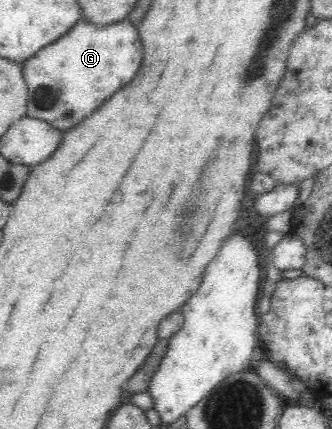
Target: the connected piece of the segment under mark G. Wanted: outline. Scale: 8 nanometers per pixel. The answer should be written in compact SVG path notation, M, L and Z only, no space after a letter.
M84 19L78 20L58 42L38 50L22 64L22 72L27 86L26 115L40 119L61 131L74 128L86 116L90 116L104 100L108 100L114 92L118 92L124 84L128 84L142 64L142 42L138 38L132 22L122 20L110 26L92 26Z

